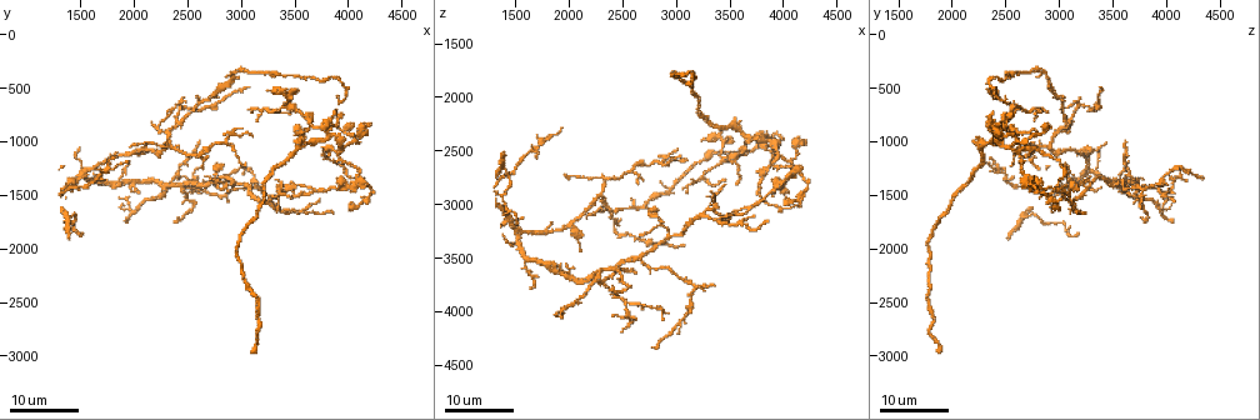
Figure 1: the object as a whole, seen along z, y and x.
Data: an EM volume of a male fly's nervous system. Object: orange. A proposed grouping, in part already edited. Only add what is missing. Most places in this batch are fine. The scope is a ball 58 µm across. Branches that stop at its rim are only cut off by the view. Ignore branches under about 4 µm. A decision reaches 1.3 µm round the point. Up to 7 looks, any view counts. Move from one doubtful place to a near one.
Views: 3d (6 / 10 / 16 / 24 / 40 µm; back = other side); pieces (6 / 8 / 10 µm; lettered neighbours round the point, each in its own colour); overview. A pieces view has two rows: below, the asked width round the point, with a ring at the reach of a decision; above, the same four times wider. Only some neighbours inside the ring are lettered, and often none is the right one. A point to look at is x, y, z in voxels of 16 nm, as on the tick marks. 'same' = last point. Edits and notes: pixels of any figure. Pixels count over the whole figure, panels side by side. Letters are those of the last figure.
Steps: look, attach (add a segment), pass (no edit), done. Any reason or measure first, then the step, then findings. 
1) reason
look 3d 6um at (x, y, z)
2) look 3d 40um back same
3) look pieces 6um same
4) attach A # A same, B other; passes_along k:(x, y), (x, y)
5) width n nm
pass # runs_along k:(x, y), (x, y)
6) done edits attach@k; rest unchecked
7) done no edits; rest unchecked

branch stops here
look 3d 16um at (2580, 1020, 3640)

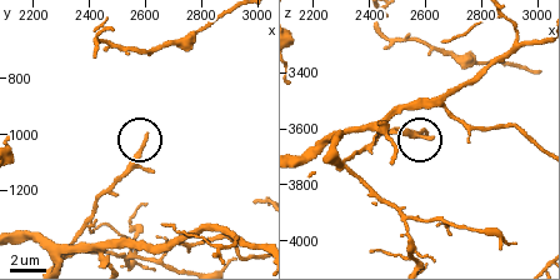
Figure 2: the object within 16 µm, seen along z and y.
look pieces 6um same

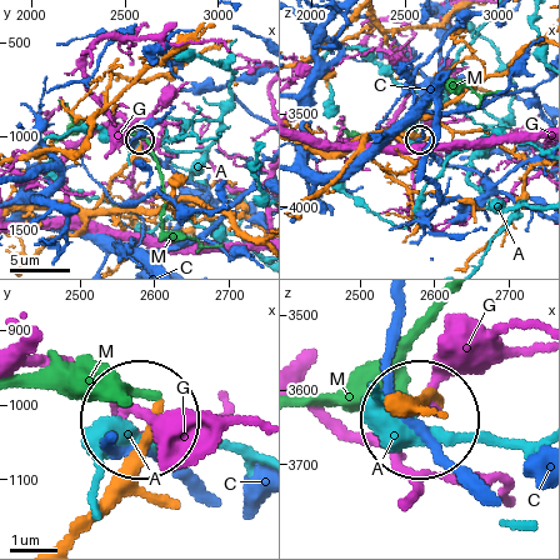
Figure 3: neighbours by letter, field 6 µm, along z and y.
pass # A other, C other, G other, M other; runs_along 3:(68, 539), (151, 411); no lettered segment goes on from it

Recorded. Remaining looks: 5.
free end
look 3d 24um at (2400, 1720, 3780)

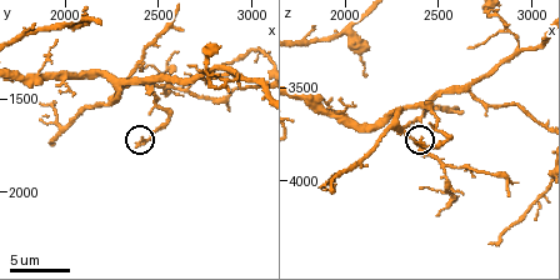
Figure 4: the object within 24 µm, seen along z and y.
look pieces 6um at (2380, 1740, 3780)

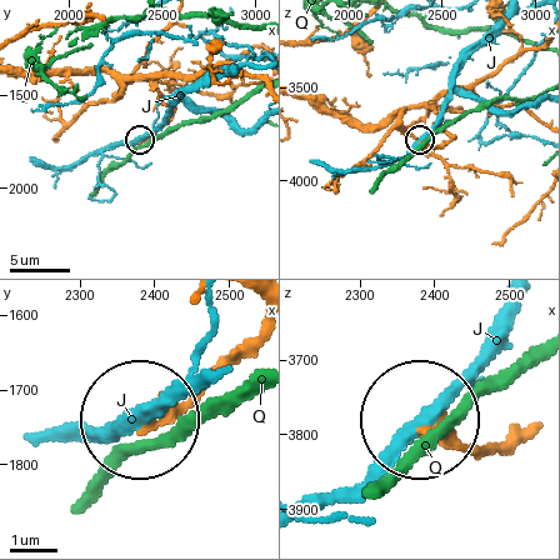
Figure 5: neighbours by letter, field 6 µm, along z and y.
width 200 nm
pass # J other, Q other; runs_along 5:(509, 431), (473, 446), (418, 426); none of them fits

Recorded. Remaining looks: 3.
free end
look 3d 24um at (3860, 1660, 3140)

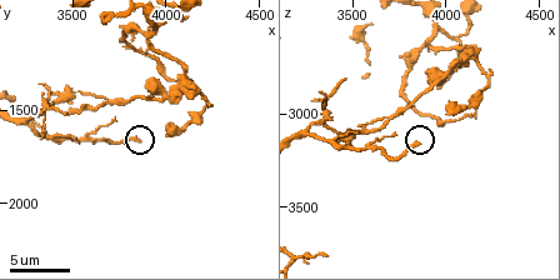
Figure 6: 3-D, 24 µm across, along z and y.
look pieces 8um at (3860, 1680, 3160)

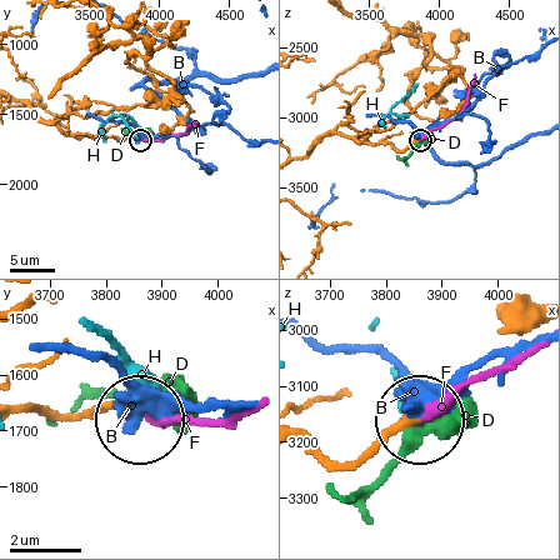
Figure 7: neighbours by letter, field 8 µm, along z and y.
width 230 nm
attach F # B other, D other, F same, H other; passes_along 7:(395, 148), (406, 149), (455, 118), (475, 74); the neuron continues

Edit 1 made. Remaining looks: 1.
done edits attach@7; rest unchecked

